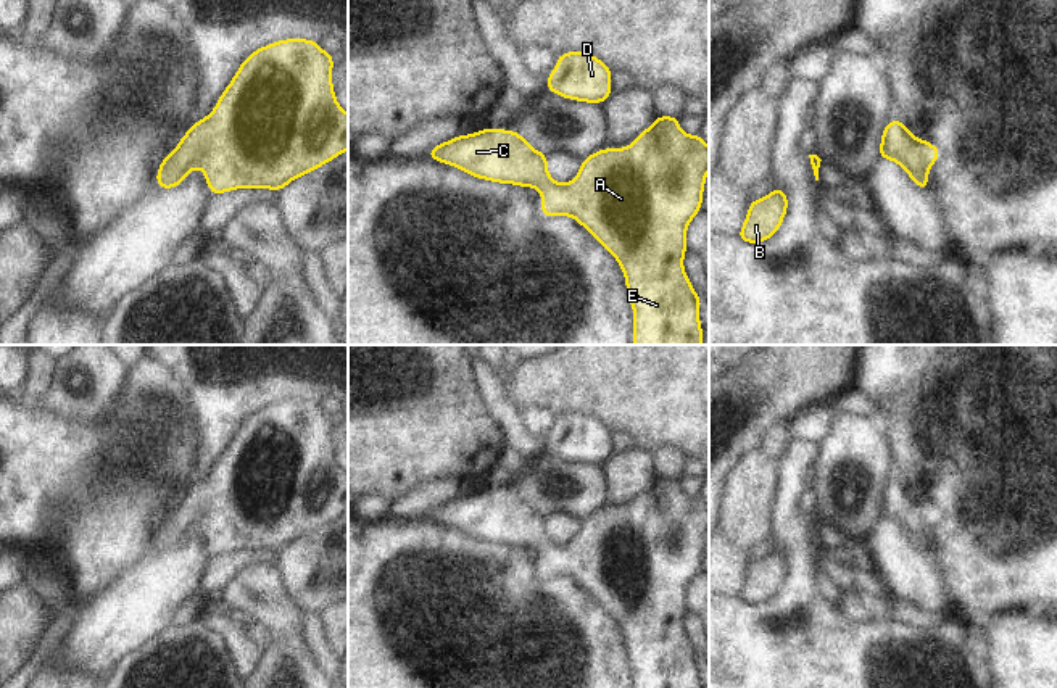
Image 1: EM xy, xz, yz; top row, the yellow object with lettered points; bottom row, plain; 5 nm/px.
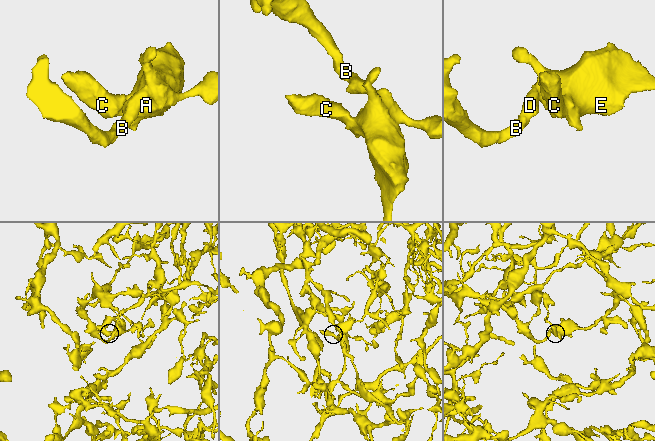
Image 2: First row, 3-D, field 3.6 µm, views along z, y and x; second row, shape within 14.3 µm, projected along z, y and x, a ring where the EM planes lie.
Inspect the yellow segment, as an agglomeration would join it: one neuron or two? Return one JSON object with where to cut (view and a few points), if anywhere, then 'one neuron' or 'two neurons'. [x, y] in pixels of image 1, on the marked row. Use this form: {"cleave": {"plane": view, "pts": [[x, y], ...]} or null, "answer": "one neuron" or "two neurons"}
{"cleave": null, "answer": "one neuron"}

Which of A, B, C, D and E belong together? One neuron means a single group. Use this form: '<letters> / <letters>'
A B C D E

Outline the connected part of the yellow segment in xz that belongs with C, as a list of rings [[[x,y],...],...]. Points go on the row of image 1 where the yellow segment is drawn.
[[[656,116],[654,122],[636,135],[635,143],[625,148],[603,148],[583,158],[580,171],[569,184],[558,184],[548,174],[548,156],[528,147],[528,140],[519,132],[485,127],[482,132],[456,135],[430,148],[425,156],[456,166],[472,177],[496,184],[533,187],[541,192],[545,218],[572,216],[617,259],[625,276],[628,300],[635,314],[632,340],[635,345],[704,345],[699,322],[699,305],[683,269],[686,247],[686,227],[701,213],[703,192],[709,171],[709,147],[704,139],[686,135],[678,126],[680,116]]]

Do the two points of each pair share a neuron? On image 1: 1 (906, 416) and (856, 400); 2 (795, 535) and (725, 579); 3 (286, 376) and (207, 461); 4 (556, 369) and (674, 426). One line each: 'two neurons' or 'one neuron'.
1: one neuron
2: two neurons
3: one neuron
4: one neuron

